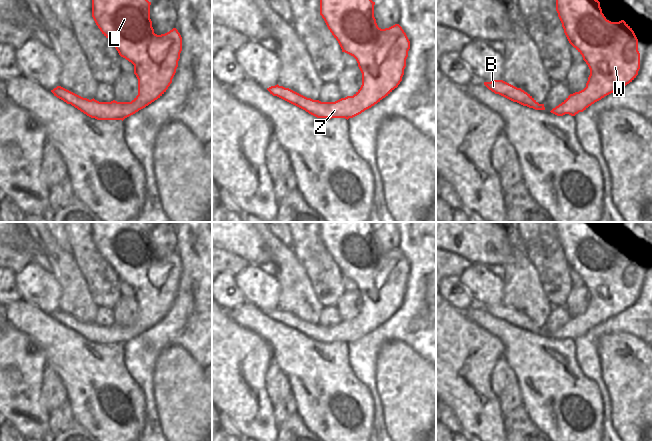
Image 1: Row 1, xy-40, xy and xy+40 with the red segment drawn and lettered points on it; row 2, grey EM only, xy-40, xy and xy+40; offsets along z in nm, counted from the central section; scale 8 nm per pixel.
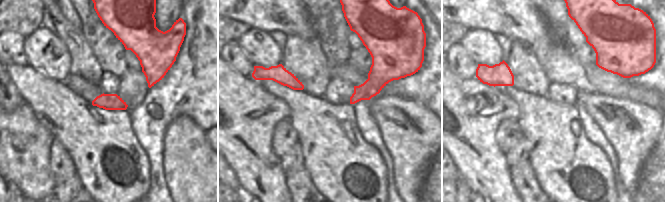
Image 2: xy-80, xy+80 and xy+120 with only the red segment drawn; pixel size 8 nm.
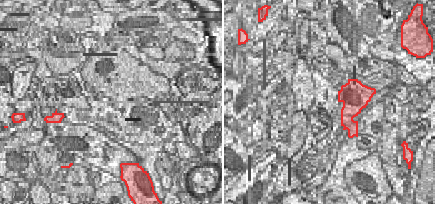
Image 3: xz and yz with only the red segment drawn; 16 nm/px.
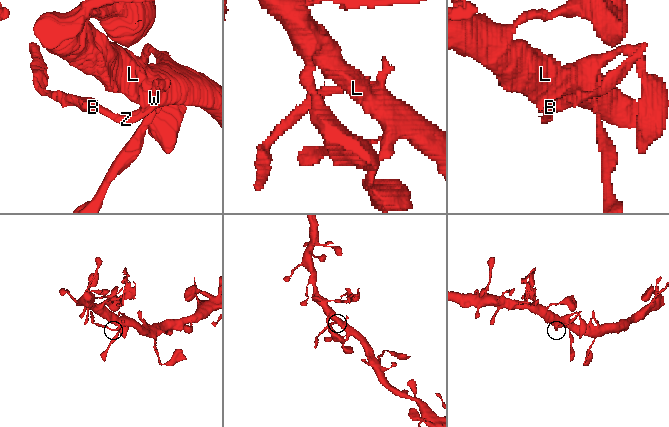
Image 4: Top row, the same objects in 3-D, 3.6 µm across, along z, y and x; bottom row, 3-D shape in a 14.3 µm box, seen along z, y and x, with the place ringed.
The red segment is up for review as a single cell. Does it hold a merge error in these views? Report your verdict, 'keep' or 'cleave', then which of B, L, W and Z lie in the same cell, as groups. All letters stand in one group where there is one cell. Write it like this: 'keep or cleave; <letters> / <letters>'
keep; B L W Z

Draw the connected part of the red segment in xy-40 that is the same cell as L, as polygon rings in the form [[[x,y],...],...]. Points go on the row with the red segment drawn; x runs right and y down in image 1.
[[[92,0],[92,17],[102,34],[114,45],[119,55],[134,65],[134,74],[138,79],[138,95],[131,102],[99,102],[94,98],[83,98],[61,86],[57,86],[51,92],[57,98],[67,104],[71,104],[87,116],[97,120],[124,120],[145,108],[160,98],[172,83],[172,79],[178,67],[180,53],[182,51],[182,37],[176,28],[161,35],[154,33],[150,19],[150,5],[148,0]]]

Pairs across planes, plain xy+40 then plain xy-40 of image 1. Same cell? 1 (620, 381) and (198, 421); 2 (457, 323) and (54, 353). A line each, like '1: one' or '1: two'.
1: one
2: two

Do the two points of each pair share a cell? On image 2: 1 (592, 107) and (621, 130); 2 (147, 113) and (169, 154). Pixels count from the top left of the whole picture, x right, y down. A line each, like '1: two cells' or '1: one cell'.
1: one cell
2: two cells

